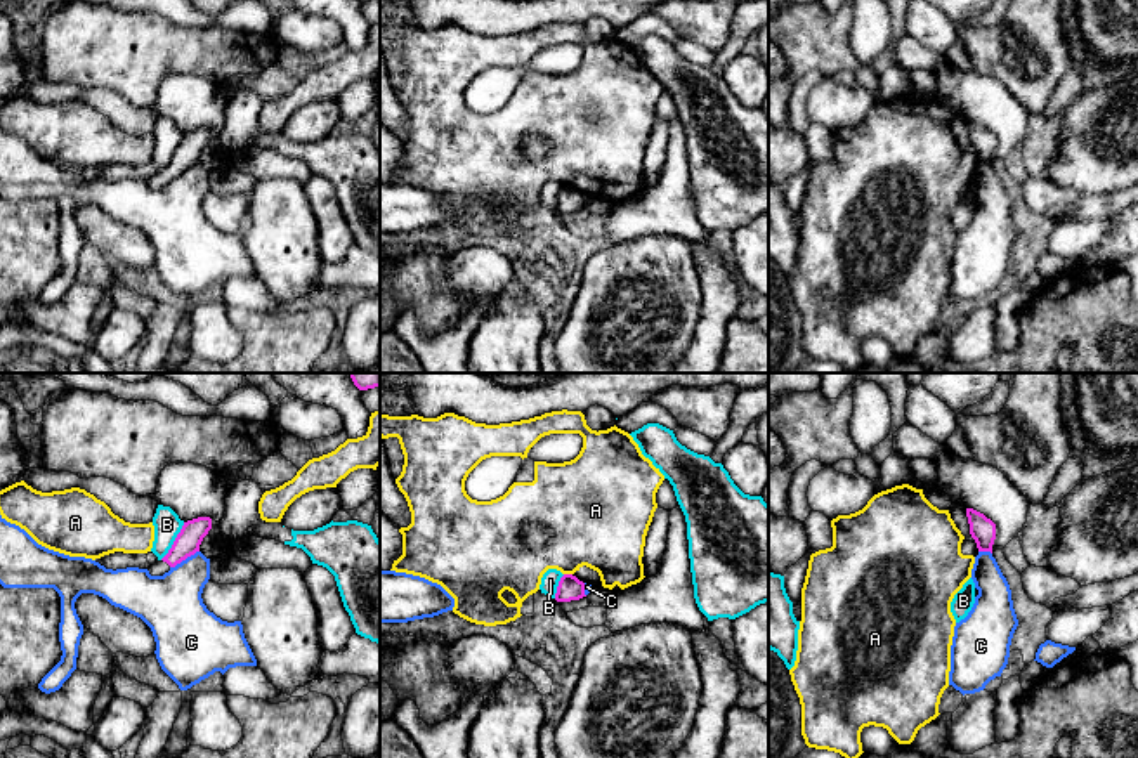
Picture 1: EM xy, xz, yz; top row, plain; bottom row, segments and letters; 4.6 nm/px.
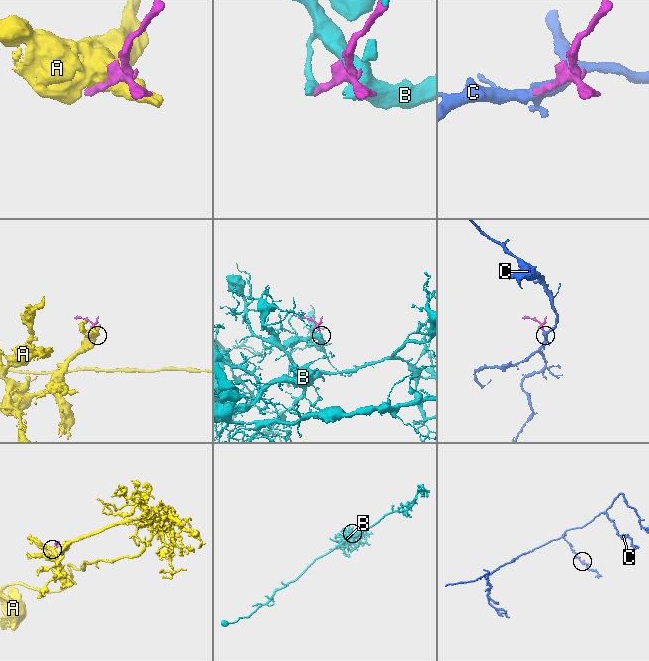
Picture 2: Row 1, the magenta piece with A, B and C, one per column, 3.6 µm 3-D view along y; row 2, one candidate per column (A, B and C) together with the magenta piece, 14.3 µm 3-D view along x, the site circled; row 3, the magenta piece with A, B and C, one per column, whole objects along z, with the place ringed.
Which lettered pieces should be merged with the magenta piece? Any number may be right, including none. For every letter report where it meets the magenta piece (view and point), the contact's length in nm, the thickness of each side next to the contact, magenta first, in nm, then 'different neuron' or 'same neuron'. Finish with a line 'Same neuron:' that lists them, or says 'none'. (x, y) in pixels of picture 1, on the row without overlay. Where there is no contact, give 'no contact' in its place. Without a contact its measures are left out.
A: xz (568, 186) | 40 nm | 110/460 nm | different neuron
B: xy (174, 153) | 200 nm | 120/130 nm | different neuron
C: xy (184, 170) | 160 nm | 120/280 nm | different neuron
Same neuron: none

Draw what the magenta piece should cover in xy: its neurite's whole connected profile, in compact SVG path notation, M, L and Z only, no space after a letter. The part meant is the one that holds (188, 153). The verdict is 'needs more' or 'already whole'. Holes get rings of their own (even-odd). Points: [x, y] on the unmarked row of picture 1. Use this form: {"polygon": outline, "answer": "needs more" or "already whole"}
{"polygon": "M198 128L184 134L168 165L161 172L156 172L153 177L147 179L149 186L163 187L172 179L199 163L199 156L210 140L212 140L210 128Z", "answer": "needs more"}

